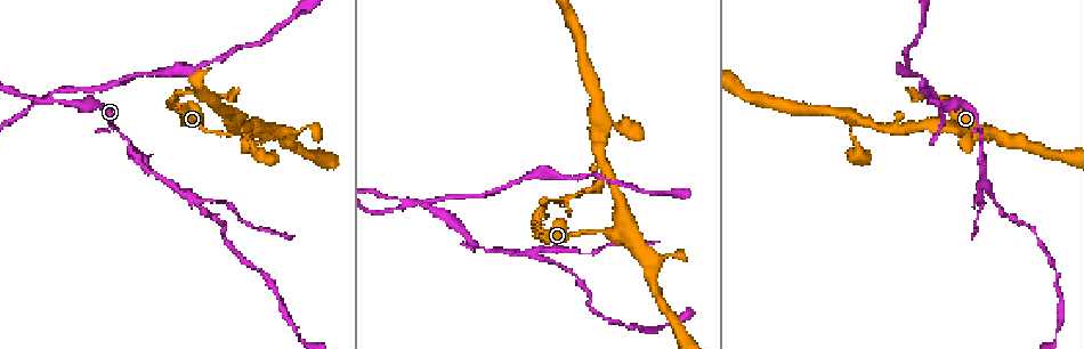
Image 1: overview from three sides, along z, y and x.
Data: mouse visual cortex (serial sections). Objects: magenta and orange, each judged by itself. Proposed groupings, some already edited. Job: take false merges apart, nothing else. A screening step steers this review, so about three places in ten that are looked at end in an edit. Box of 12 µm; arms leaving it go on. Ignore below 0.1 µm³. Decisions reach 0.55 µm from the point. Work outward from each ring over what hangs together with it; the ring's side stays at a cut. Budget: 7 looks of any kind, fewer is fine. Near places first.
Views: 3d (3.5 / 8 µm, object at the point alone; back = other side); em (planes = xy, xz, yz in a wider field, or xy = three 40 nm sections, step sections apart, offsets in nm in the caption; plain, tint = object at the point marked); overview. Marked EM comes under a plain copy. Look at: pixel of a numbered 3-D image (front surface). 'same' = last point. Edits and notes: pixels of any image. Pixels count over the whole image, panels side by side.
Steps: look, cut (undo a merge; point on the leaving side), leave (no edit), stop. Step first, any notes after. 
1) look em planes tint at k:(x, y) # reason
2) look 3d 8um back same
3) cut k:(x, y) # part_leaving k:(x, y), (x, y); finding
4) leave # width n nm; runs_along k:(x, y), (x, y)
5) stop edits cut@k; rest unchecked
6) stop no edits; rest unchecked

look 3d 3.5um at 1:(618, 229) # sharp bend

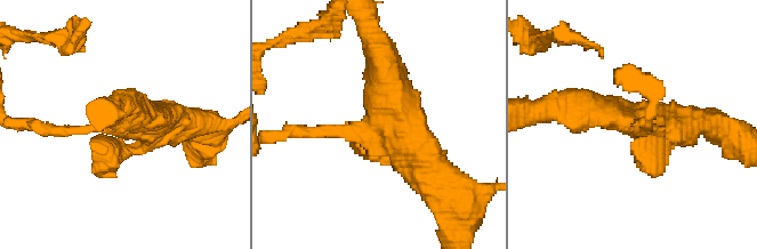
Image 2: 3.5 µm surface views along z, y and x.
look em xy step 2 tint at 2:(378, 122) # shape alone is not enough

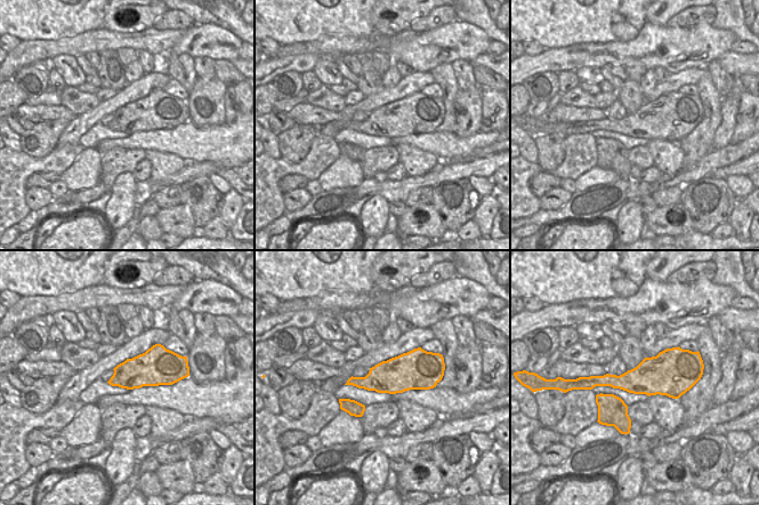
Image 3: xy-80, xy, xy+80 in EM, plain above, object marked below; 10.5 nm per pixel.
look em xy step 3 tint same # another direction

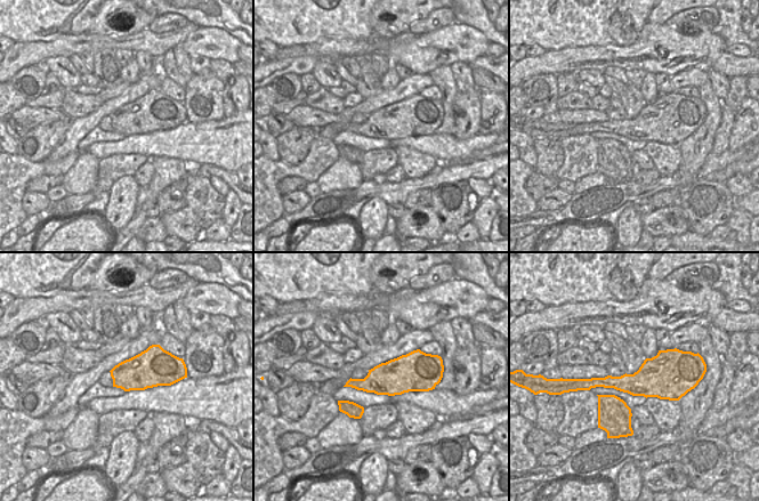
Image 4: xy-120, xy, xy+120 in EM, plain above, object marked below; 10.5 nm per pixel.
leave # continuous, no second cell

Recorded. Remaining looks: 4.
look 3d 8um at 1:(167, 100) # sharp bend

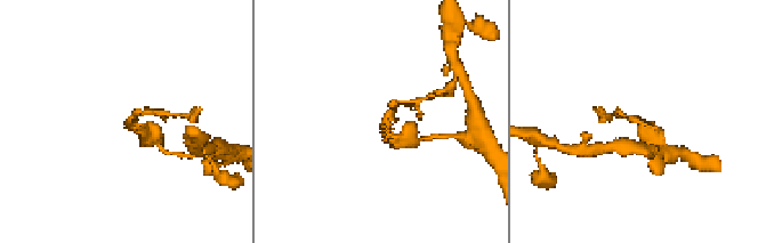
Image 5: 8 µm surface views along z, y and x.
look 3d 3.5um back at 5:(127, 121) # closer look

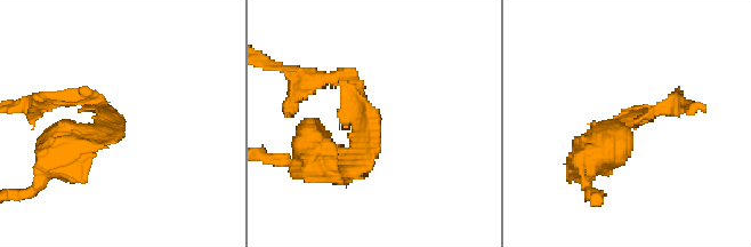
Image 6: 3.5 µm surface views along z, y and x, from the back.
look em xy step 3 tint at 6:(114, 122)

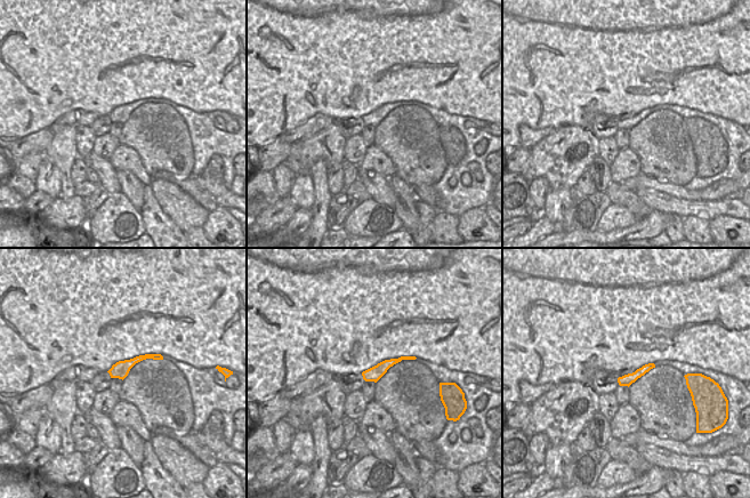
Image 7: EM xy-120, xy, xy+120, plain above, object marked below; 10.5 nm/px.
cut 6:(640, 112) # part_leaving 6:(354, 149), (371, 113), (325, 78); two cells meet here

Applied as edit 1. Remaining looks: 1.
stop edits cut@6; rest unchecked

